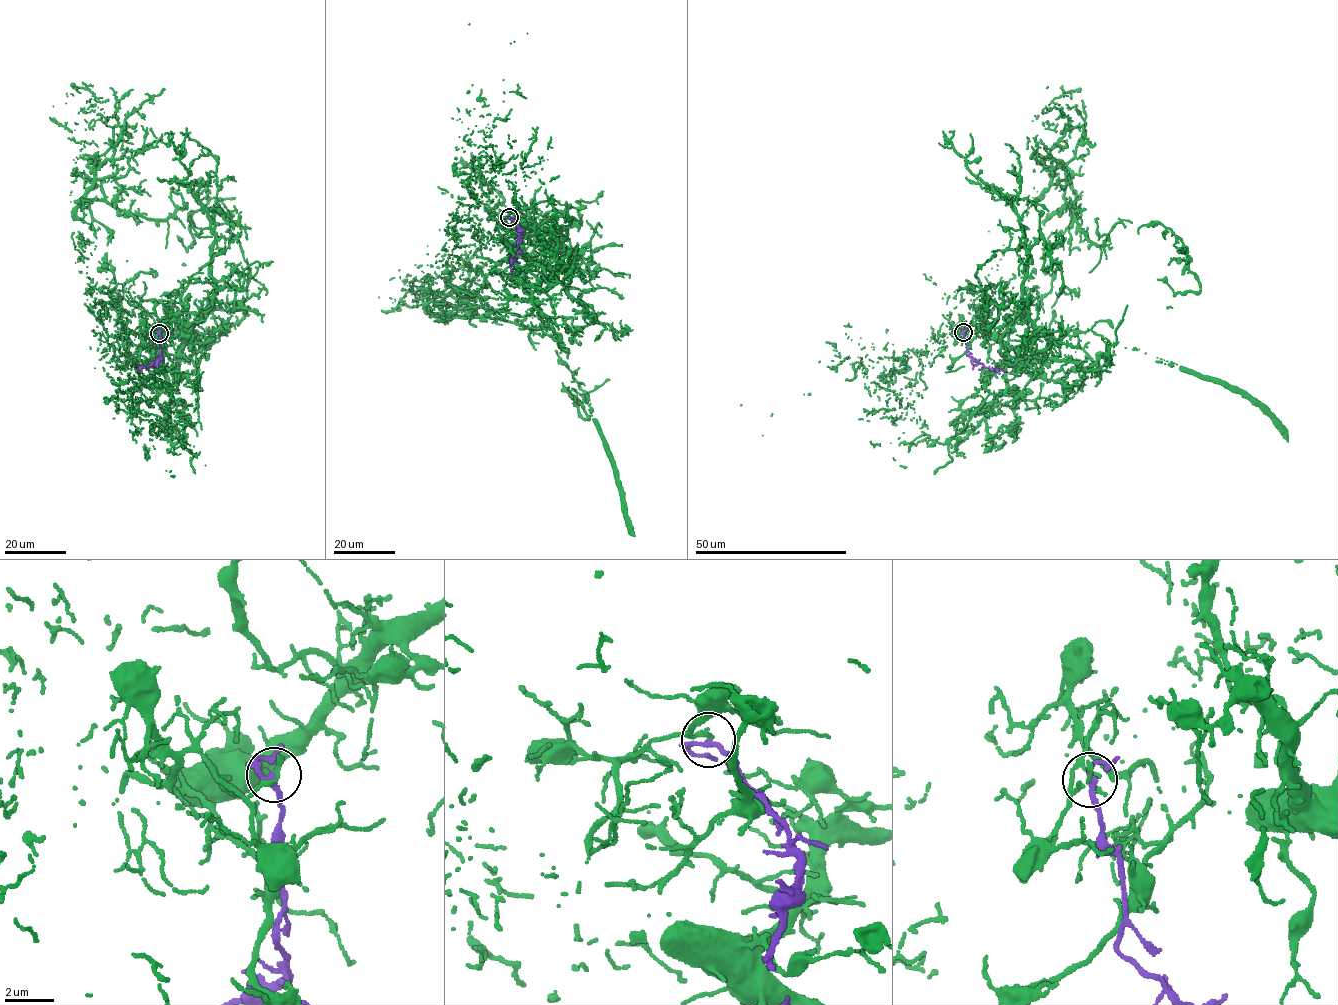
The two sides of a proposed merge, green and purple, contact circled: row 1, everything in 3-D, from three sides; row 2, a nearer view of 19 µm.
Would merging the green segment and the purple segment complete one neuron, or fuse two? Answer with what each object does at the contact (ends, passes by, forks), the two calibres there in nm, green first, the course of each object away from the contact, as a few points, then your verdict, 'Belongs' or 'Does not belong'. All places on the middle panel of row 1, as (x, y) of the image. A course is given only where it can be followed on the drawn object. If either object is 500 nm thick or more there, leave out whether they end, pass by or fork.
At the ring green ends. At the ring purple passes by. Thickness 190 nm (green) against 190 nm. Course of green: (509, 217), (498, 222), (516, 248), (474, 290), (480, 306), (442, 318), (535, 329), (587, 419), (562, 382). Course of purple: (510, 217), (521, 235), (511, 273). Does not belong

